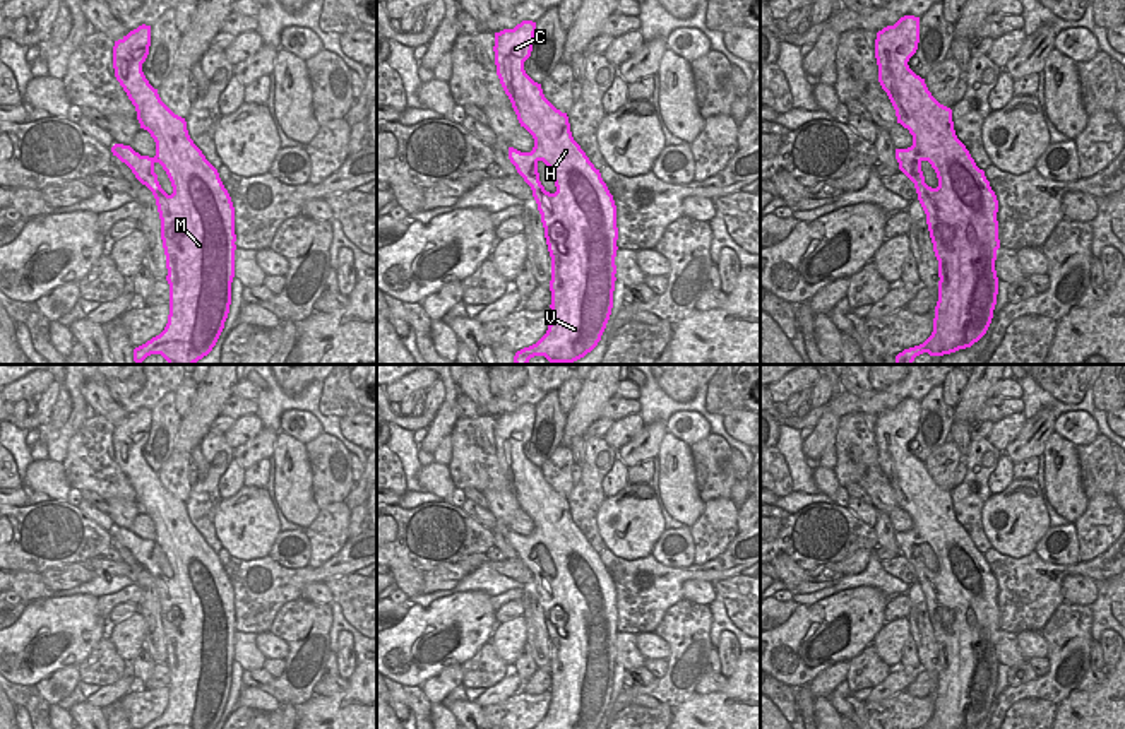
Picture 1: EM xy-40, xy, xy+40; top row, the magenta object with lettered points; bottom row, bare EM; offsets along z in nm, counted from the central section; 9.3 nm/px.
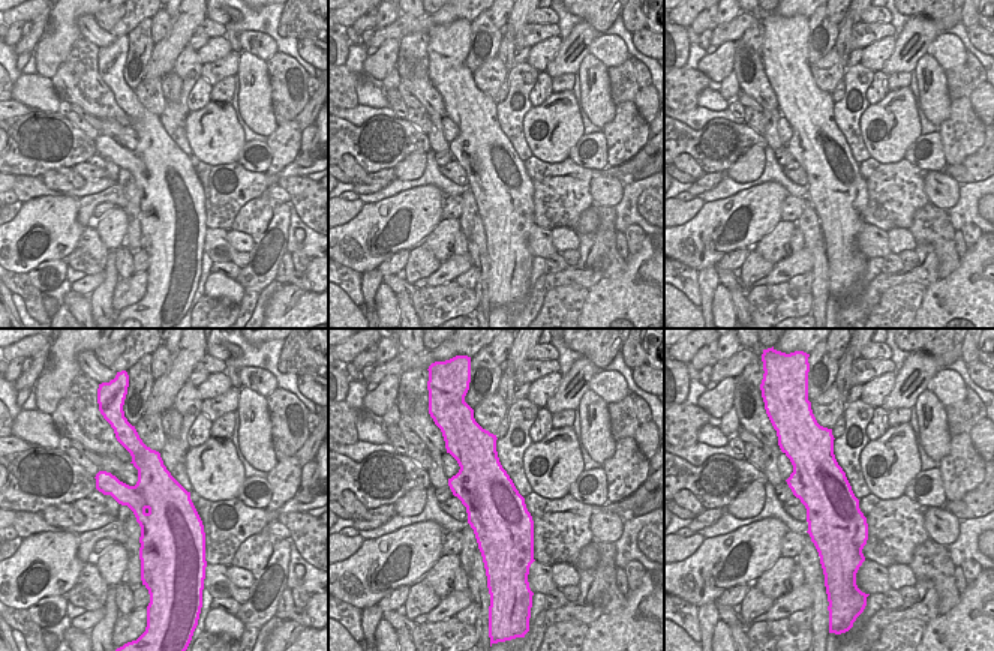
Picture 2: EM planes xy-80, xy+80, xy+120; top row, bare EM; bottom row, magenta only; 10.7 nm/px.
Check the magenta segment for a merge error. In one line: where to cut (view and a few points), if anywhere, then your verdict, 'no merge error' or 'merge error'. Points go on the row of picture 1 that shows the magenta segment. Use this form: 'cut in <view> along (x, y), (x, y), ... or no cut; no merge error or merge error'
no cut; no merge error

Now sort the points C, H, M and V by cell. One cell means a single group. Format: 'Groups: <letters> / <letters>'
Groups: C H M V

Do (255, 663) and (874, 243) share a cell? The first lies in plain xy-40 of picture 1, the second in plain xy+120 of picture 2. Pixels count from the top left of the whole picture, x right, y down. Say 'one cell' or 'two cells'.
one cell

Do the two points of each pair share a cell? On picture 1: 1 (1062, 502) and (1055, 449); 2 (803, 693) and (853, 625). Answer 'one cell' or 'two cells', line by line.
1: one cell
2: two cells

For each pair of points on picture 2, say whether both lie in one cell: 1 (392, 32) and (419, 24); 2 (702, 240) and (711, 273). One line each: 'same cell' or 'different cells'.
1: same cell
2: different cells

